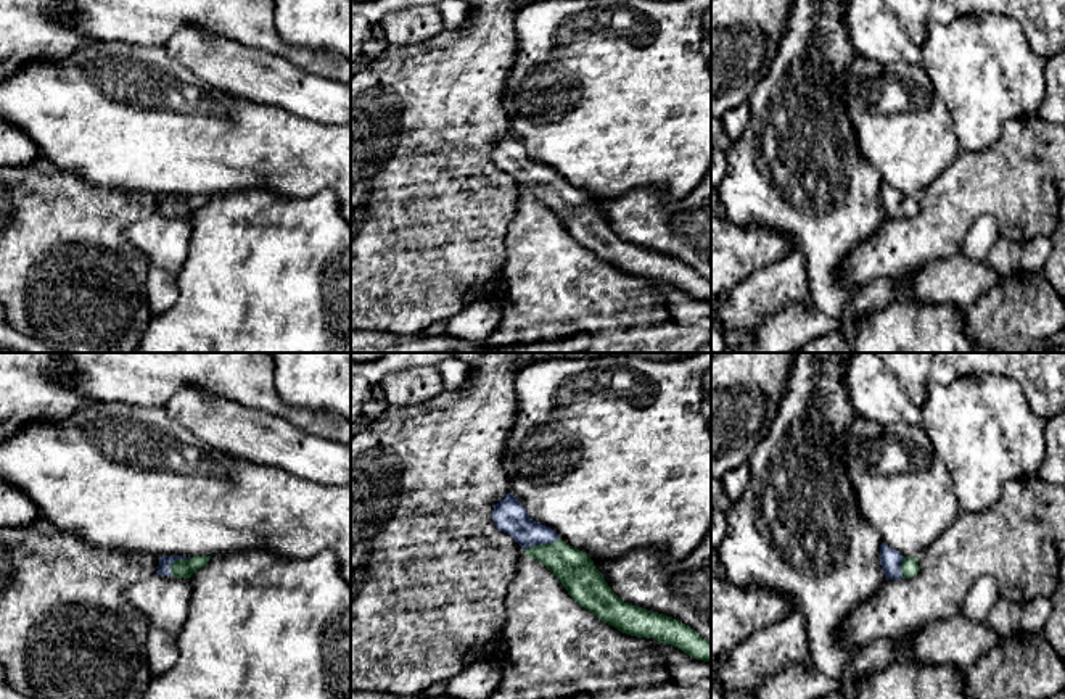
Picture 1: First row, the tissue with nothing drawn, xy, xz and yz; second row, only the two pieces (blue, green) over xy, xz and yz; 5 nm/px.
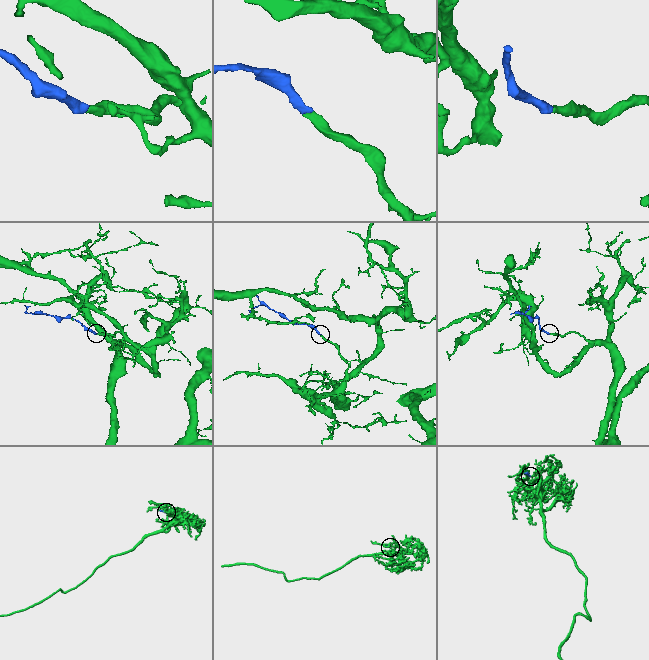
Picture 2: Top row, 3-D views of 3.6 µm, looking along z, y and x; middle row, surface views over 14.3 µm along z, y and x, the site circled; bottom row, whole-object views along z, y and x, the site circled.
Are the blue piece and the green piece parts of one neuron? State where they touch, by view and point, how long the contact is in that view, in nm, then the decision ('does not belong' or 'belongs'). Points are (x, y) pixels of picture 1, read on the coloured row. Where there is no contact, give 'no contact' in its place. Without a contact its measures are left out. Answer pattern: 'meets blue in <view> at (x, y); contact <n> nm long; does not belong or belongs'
meets blue in xz at (541, 543); contact 190 nm long; belongs

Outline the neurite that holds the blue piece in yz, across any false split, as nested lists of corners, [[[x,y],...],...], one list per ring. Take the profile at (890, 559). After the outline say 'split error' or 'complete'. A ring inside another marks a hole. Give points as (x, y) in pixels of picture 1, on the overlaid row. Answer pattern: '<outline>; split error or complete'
[[[880,544],[880,565],[888,580],[912,578],[919,573],[919,557],[904,557],[891,546]]]; split error

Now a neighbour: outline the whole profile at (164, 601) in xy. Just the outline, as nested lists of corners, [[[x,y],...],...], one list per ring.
[[[153,577],[125,588],[127,602],[140,610],[153,628],[177,636],[190,614],[190,578]]]

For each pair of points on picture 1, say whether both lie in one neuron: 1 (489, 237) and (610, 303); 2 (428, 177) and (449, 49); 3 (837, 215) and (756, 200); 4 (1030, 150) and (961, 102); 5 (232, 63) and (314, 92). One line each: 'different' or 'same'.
1: different
2: same
3: same
4: different
5: same

